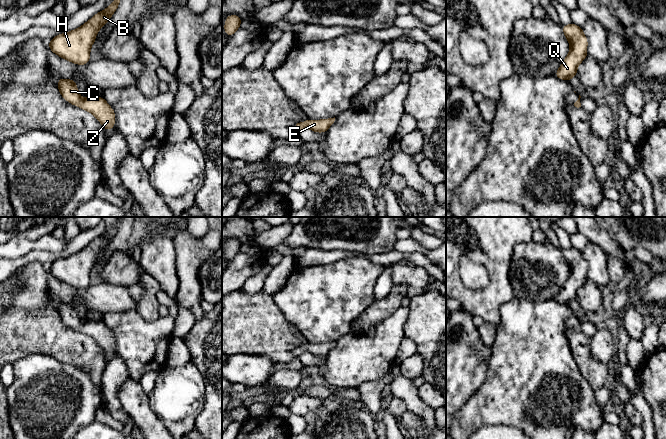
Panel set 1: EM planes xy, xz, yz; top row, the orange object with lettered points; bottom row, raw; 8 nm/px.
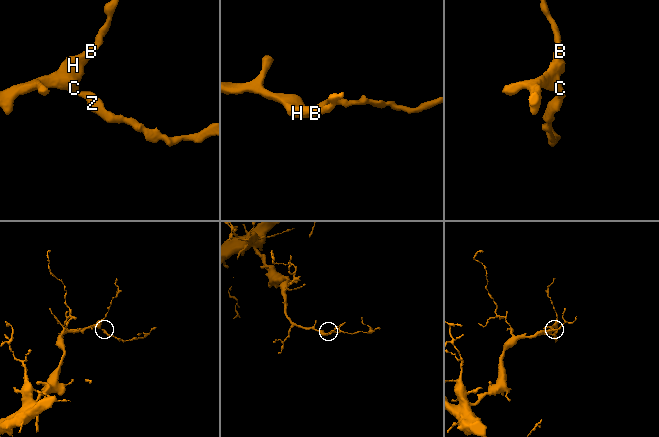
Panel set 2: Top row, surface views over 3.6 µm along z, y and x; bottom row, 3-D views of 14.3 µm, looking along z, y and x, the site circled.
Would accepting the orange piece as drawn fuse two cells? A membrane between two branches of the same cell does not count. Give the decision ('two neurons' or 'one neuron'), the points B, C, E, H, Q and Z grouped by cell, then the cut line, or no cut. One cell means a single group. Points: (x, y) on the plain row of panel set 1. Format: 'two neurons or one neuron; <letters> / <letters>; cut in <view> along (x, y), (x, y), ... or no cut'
one neuron; B C E H Q Z; no cut

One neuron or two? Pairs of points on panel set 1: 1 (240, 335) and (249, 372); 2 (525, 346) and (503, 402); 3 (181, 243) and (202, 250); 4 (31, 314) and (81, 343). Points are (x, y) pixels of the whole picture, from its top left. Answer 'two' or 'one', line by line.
1: two
2: one
3: one
4: one

